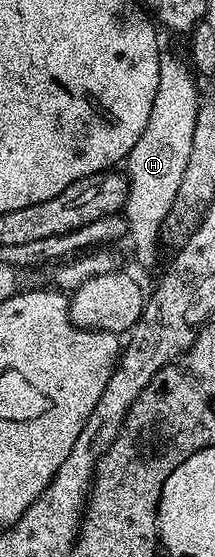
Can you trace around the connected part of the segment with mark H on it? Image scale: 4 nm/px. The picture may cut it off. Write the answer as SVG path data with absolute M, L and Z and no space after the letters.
M162 55L159 90L155 90L151 118L147 118L147 126L143 134L139 134L139 142L135 142L127 157L129 193L123 215L128 239L133 239L133 252L145 268L151 267L157 260L157 235L162 235L165 219L177 197L179 182L183 182L183 170L187 170L187 158L191 158L191 142L195 138L199 103L197 84L193 81L190 65L182 60L177 56Z

